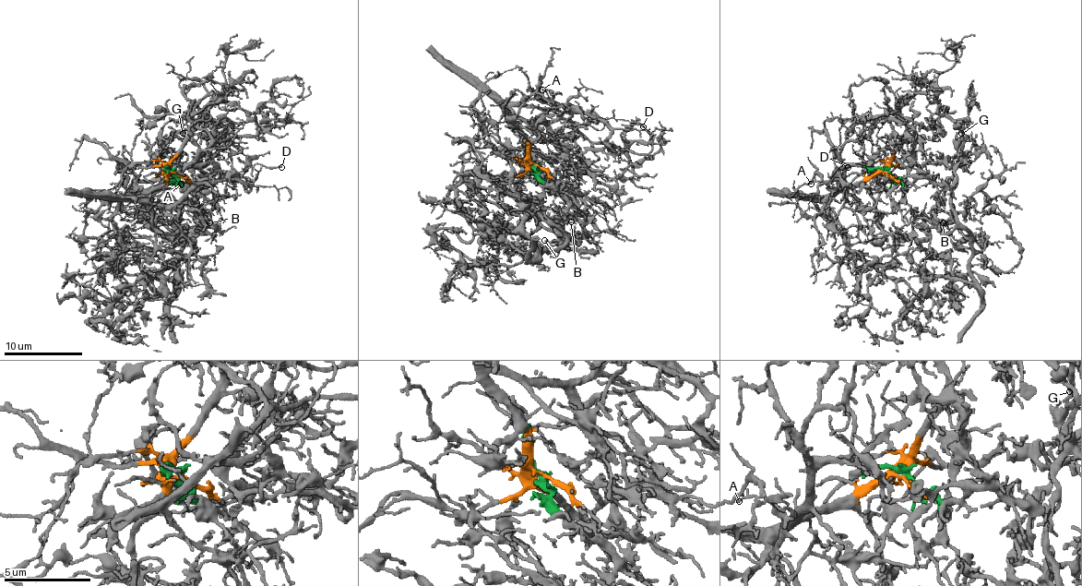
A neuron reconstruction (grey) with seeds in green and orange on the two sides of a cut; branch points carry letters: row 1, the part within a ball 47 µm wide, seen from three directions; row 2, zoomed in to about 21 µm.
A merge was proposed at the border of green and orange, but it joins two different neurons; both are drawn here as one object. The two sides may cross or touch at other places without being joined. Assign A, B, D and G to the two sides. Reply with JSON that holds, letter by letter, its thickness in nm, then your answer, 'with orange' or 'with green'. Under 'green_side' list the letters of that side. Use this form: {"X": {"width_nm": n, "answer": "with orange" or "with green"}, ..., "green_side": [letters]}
{"A": {"width_nm": 120, "answer": "with orange"}, "B": {"width_nm": 200, "answer": "with green"}, "D": {"width_nm": 120, "answer": "with orange"}, "G": {"width_nm": 80, "answer": "with green"}, "green_side": ["B", "G"]}

